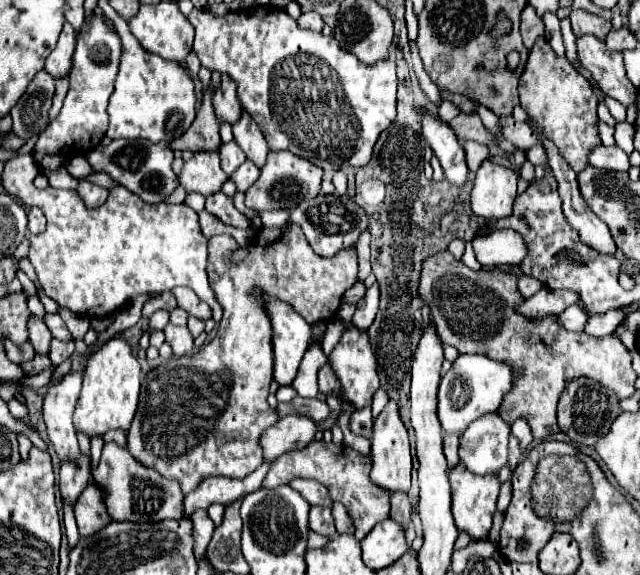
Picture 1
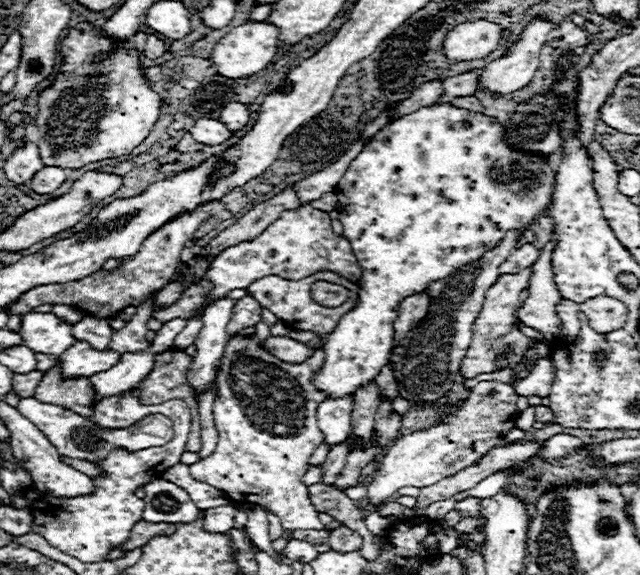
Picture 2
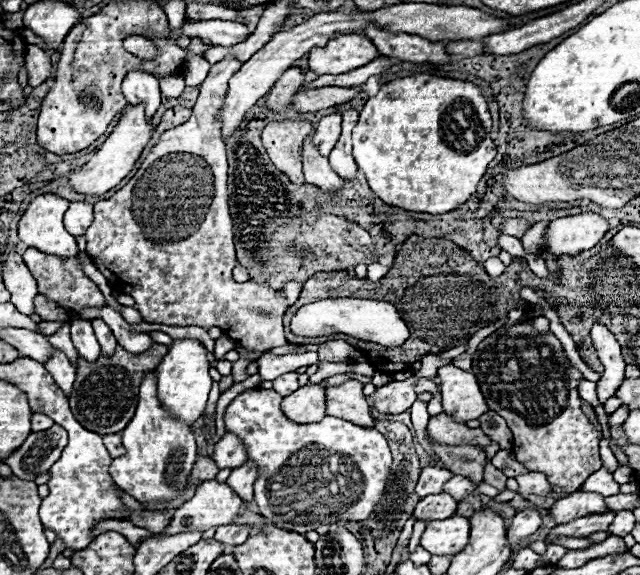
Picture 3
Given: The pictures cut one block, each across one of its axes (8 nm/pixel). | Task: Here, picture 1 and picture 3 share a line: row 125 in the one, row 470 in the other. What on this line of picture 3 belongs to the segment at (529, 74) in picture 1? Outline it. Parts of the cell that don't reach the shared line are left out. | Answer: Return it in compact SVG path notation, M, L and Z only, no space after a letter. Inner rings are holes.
M516 322L508 330L494 332L480 342L478 352L472 356L472 370L478 378L480 390L490 410L498 412L508 422L514 434L516 460L522 462L532 472L544 472L548 476L548 482L552 484L554 494L568 496L580 490L582 482L598 468L602 468L602 460L598 454L600 424L596 424L594 428L594 424L580 410L582 398L578 396L578 380L582 378L582 374L570 366L562 350L562 344L552 332L538 334L532 328L532 322L528 324Z

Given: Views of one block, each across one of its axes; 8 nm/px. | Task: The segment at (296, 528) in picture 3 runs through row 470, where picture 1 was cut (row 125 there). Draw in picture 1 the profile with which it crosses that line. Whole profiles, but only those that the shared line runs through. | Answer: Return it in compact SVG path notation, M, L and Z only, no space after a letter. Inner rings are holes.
M272 6L236 10L222 18L208 10L194 8L188 20L196 28L194 52L200 64L208 70L230 74L236 80L240 104L260 126L270 150L290 150L326 172L336 172L342 166L360 168L368 164L376 138L396 118L398 78L394 60L380 60L372 66L364 66L354 54L342 50L336 38L302 30L284 10Z

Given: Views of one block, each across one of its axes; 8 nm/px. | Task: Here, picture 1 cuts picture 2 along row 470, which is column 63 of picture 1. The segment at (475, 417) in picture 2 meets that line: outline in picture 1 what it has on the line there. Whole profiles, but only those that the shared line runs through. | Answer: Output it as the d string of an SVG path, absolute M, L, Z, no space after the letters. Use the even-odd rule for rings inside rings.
M68 372L48 388L44 398L44 422L58 456L76 460L80 454L72 414L82 388L82 372Z

